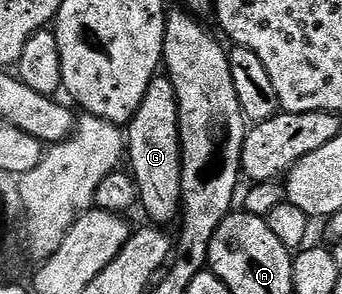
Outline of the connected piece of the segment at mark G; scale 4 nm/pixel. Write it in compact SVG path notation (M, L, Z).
M159 74L154 77L154 81L148 86L148 90L144 94L144 102L140 102L140 110L136 110L136 114L131 118L128 131L124 136L124 148L128 153L128 160L130 156L130 167L128 167L128 172L130 176L133 177L135 186L138 188L138 201L140 208L143 208L146 211L146 216L151 225L154 226L169 226L168 224L172 223L174 220L179 219L180 213L182 211L182 198L181 198L181 138L178 133L178 103L176 102L176 90L172 86L170 77L165 74Z

